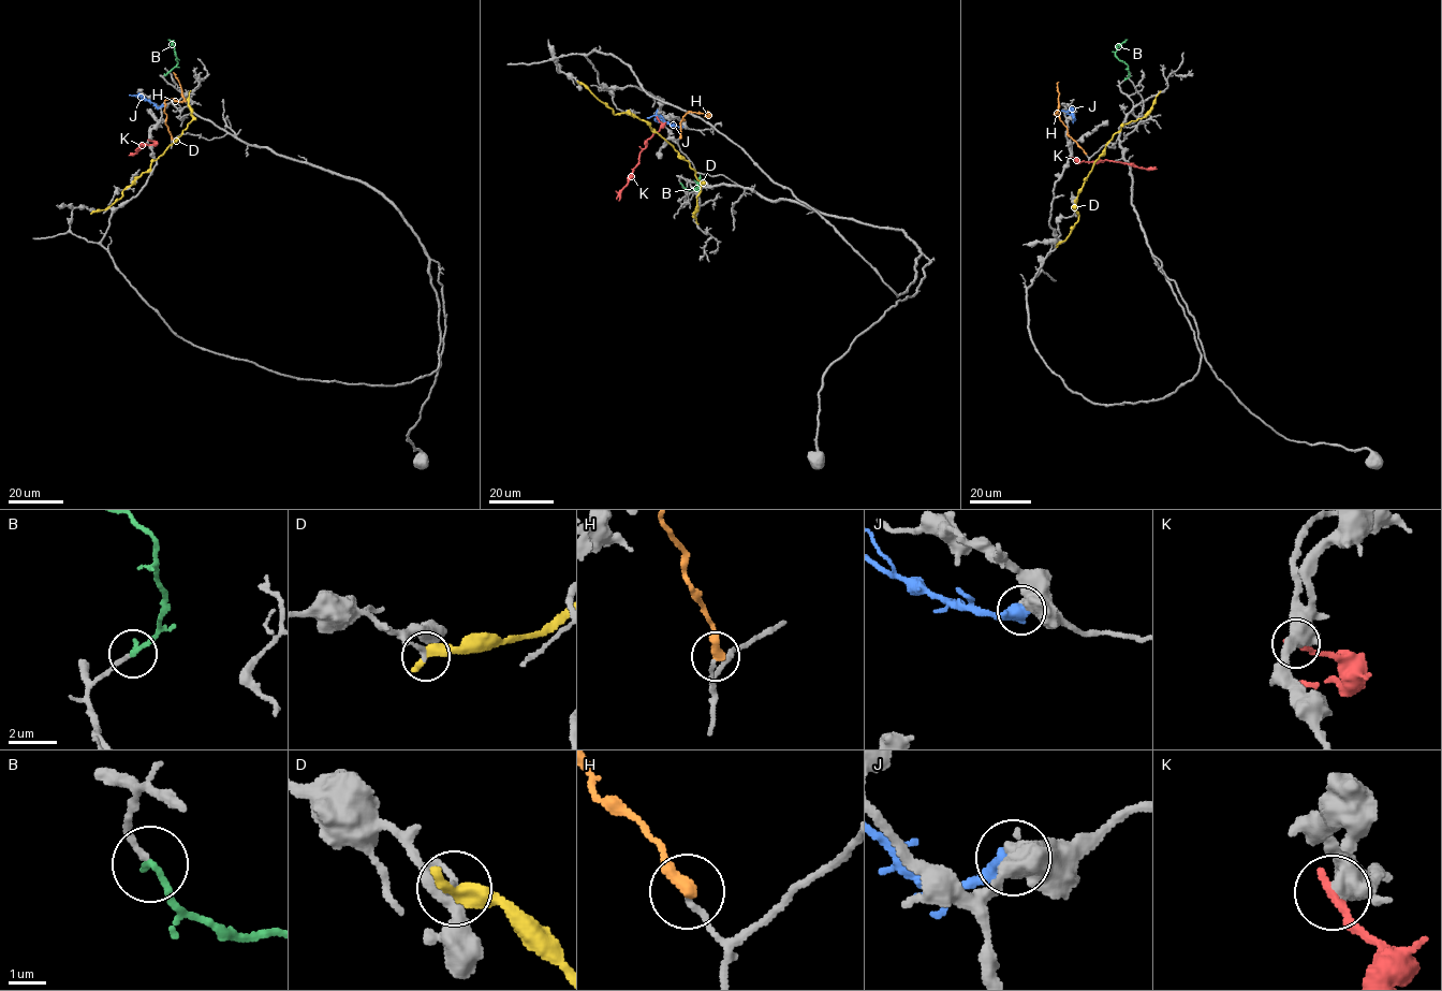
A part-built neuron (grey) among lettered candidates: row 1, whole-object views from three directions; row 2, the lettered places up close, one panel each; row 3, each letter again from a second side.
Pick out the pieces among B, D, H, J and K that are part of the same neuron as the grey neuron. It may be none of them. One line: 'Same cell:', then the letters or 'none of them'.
Same cell: B, H

